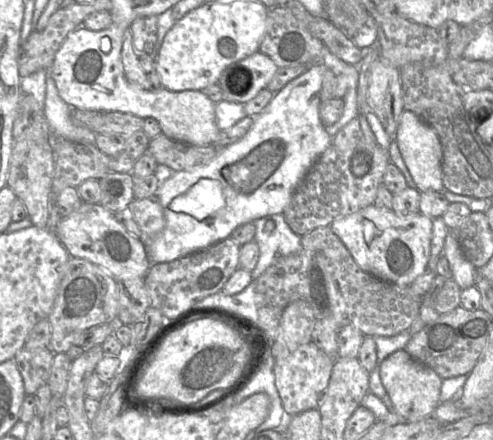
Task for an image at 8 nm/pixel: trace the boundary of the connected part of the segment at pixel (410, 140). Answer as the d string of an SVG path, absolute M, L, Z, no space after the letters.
M404 109L395 136L403 160L420 192L445 189L442 180L442 144L438 134L414 112Z

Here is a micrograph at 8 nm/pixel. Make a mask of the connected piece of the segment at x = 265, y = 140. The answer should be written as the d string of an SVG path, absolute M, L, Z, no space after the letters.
M315 62L311 64L304 73L297 76L278 92L274 93L273 98L261 113L251 116L254 118L253 124L249 131L241 139L225 147L221 147L218 154L209 163L190 170L173 172L173 174L167 180L159 185L155 195L159 199L163 208L165 227L159 234L151 237L150 239L144 239L150 262L166 263L174 261L197 251L204 250L220 241L229 238L233 231L243 224L254 222L255 220L267 215L283 214L283 211L290 203L296 188L304 179L314 162L330 145L332 145L333 137L327 133L319 115L319 106L321 103L320 91L322 87L323 74L326 68L327 66L322 62Z

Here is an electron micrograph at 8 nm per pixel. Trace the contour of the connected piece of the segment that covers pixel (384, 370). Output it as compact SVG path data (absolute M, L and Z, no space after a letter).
M404 349L395 351L380 364L380 379L393 404L395 414L408 422L433 415L440 403L442 378L430 367L412 358Z

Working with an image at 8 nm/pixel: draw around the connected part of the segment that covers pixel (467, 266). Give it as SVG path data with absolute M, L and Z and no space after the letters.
M451 231L445 238L443 254L449 261L452 278L463 290L475 286L477 268L466 258L459 241Z

